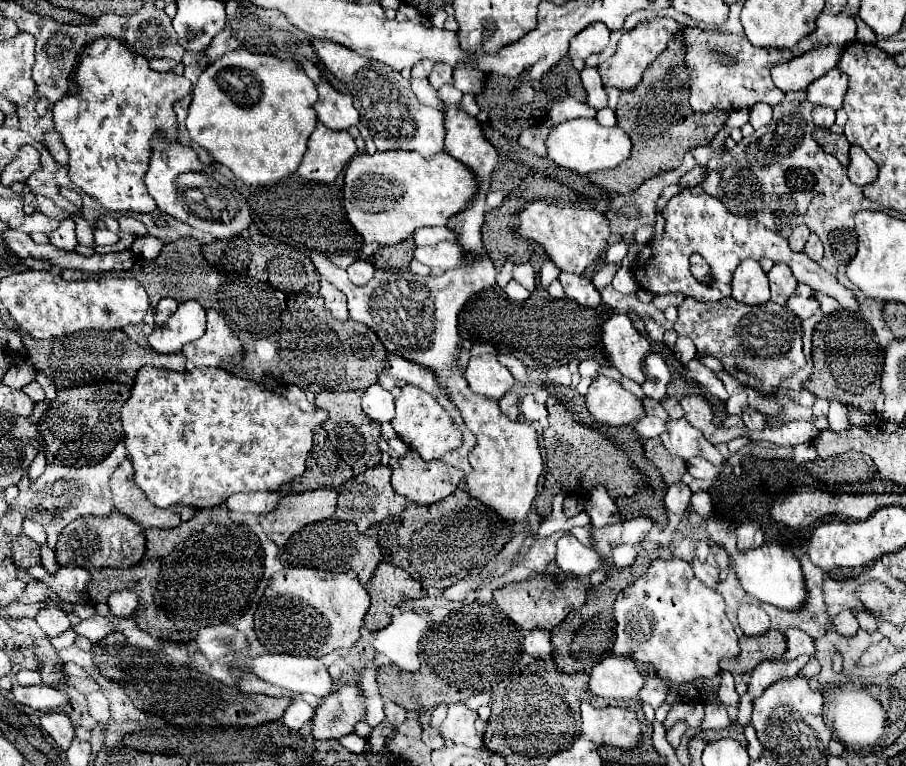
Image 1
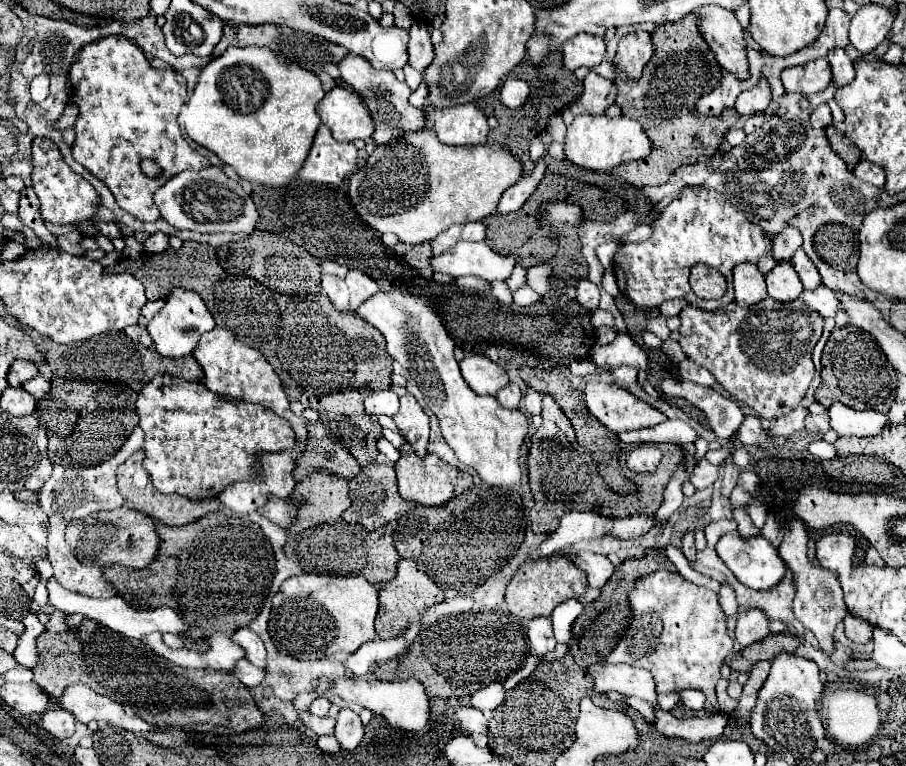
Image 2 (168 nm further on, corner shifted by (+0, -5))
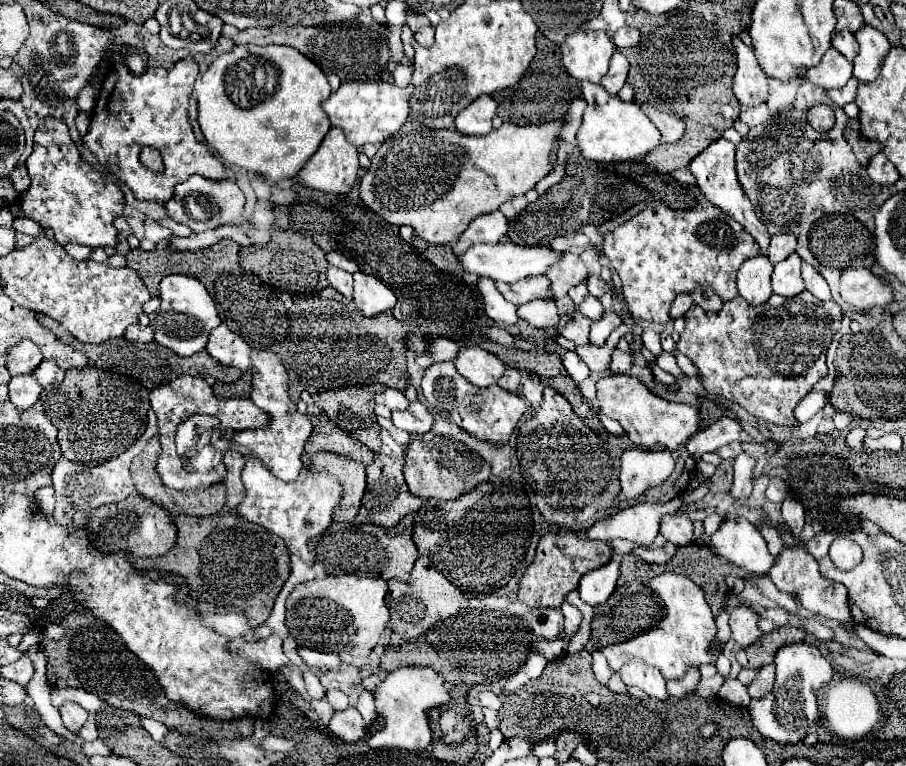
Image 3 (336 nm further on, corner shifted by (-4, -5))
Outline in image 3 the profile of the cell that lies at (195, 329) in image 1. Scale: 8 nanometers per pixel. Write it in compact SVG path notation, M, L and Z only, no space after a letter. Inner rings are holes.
M165 276L159 284L159 296L161 296L161 306L155 314L149 314L149 328L155 334L155 340L161 346L167 346L175 350L179 356L191 356L197 354L205 348L207 336L213 328L221 324L221 318L217 316L217 308L205 286L191 278L191 276Z

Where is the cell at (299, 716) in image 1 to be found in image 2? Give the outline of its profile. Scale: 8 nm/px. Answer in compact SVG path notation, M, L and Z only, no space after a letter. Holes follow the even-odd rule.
M319 696L319 698L317 698L317 700L313 700L313 704L309 706L309 714L313 714L313 716L327 716L329 706L331 706L329 698Z

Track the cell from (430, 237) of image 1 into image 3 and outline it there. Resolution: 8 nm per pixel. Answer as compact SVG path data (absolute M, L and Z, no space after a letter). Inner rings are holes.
M501 210L475 218L469 228L453 242L453 254L461 256L467 248L479 242L499 242L509 230L509 222Z

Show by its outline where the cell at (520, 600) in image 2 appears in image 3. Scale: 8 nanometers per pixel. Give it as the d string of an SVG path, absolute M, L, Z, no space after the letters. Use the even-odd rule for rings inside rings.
M547 532L539 540L533 564L527 568L527 572L521 578L519 600L533 608L547 608L547 606L561 608L565 596L571 590L577 590L579 578L585 572L607 564L611 560L611 556L613 556L611 544L581 538L581 536L575 536L573 532L559 532L559 534Z

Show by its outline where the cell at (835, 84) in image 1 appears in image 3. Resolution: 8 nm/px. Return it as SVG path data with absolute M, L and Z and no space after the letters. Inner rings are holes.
M841 30L833 36L833 48L839 50L849 60L855 60L855 56L859 54L859 44L855 40L855 34L849 30Z

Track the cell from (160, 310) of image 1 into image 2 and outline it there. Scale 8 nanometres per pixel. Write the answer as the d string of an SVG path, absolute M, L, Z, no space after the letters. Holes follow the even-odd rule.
M165 300L147 302L147 304L141 308L141 314L143 314L147 320L151 320L151 318L155 318L155 316L157 316L157 312L159 312L163 306L165 306Z

